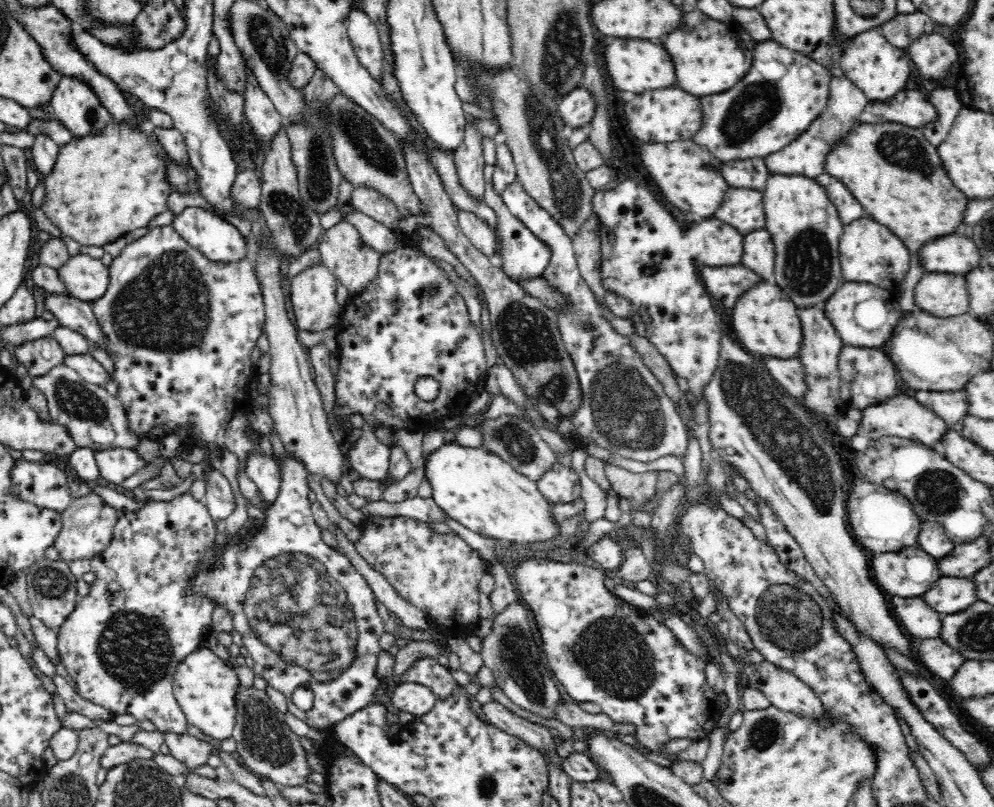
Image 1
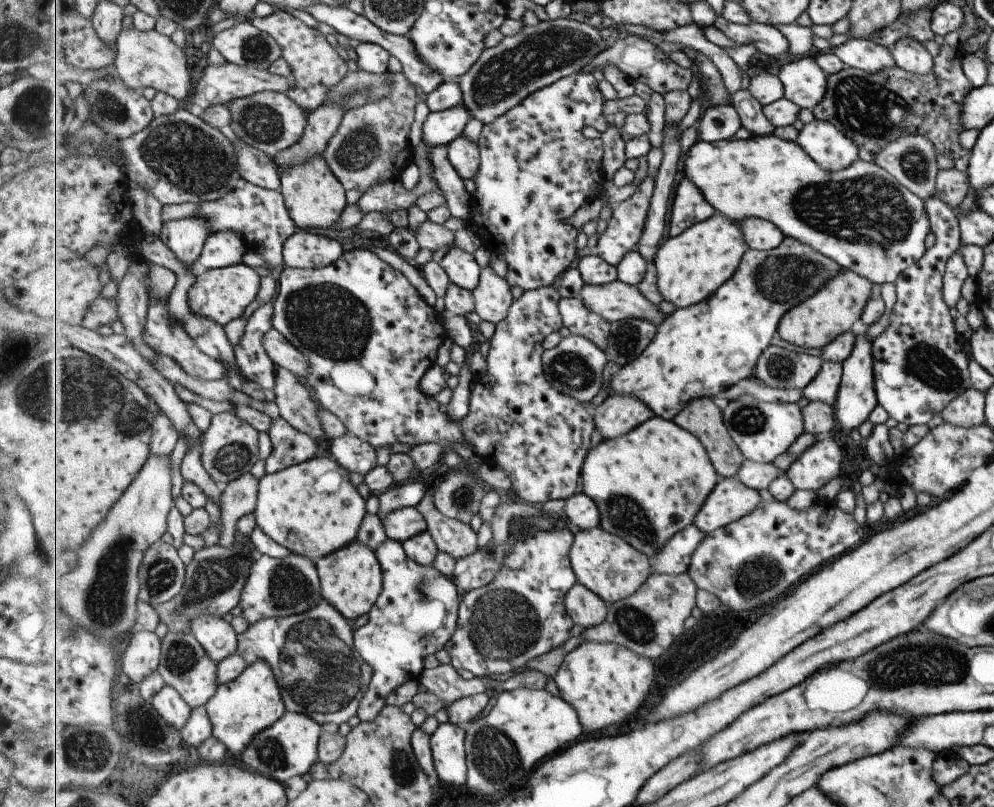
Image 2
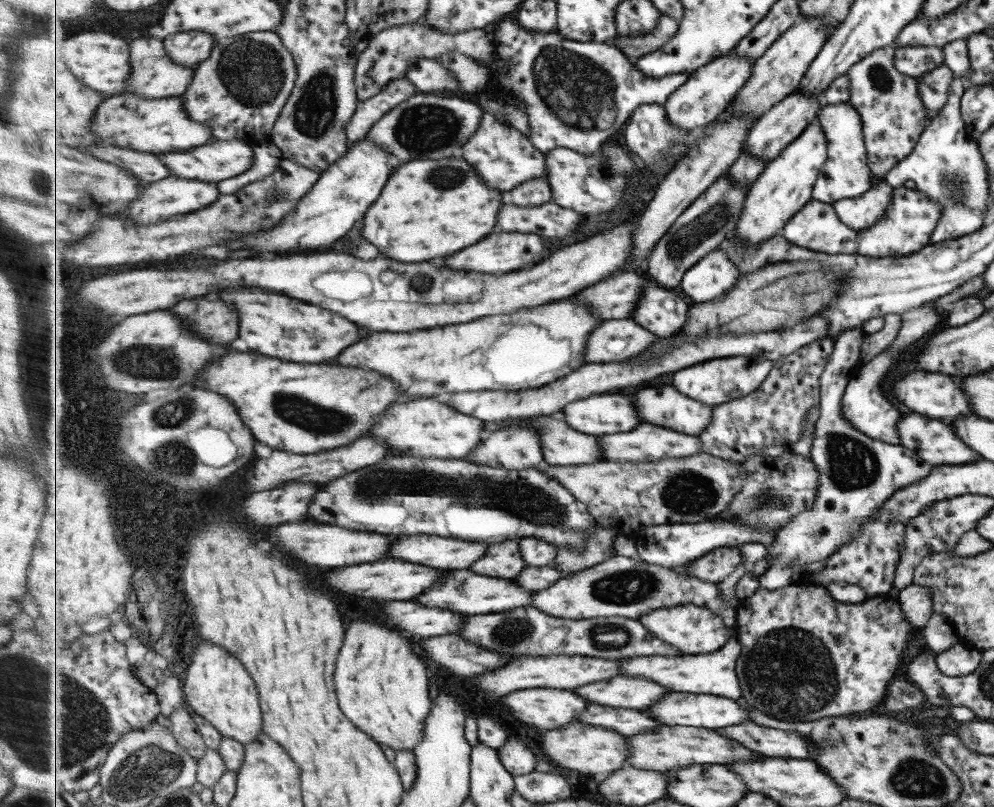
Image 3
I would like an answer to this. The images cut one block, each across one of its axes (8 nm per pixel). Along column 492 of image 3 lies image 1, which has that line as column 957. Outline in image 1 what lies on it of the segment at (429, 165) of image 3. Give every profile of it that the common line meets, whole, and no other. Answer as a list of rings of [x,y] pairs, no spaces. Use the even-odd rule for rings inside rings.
[[[884,122],[862,123],[855,126],[852,132],[854,134],[848,136],[848,140],[844,140],[842,148],[836,148],[836,152],[832,152],[832,156],[827,156],[828,162],[826,162],[824,171],[832,172],[834,176],[840,176],[840,180],[844,180],[844,184],[848,184],[848,188],[852,188],[852,194],[864,204],[864,208],[876,220],[882,220],[882,224],[892,228],[892,232],[896,232],[896,236],[900,236],[904,240],[904,244],[910,248],[912,266],[910,266],[908,276],[902,282],[900,310],[906,314],[912,314],[916,310],[914,290],[920,278],[927,273],[920,252],[923,252],[930,242],[944,236],[956,235],[956,232],[964,226],[964,214],[968,210],[970,199],[950,179],[937,146],[932,144],[932,141],[928,141],[928,137],[924,136],[921,129],[910,128],[900,123]]]

